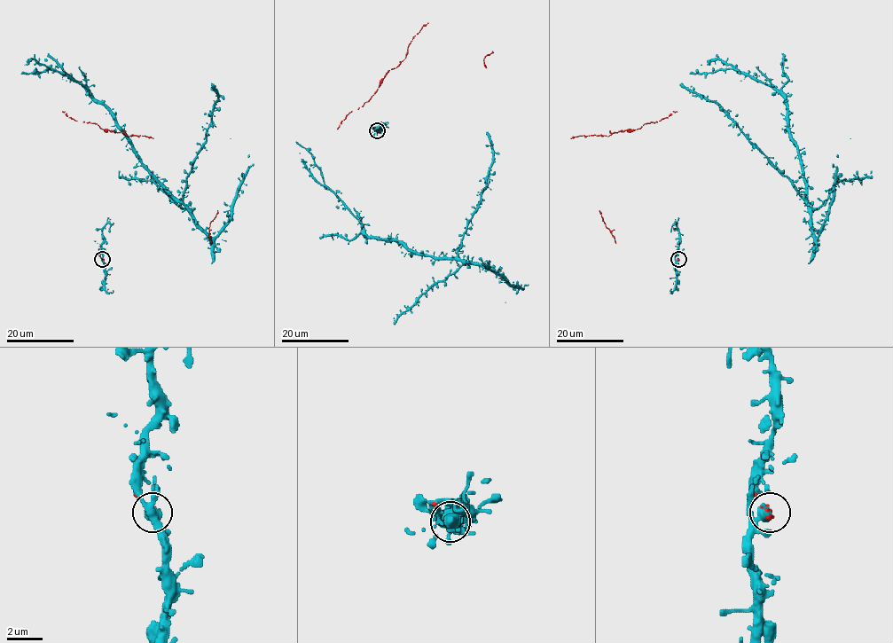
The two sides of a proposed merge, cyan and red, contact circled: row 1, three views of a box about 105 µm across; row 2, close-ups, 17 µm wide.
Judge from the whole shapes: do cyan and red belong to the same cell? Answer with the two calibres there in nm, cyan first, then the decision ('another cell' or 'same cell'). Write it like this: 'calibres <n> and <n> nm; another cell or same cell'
calibres 460 and 160 nm; same cell

